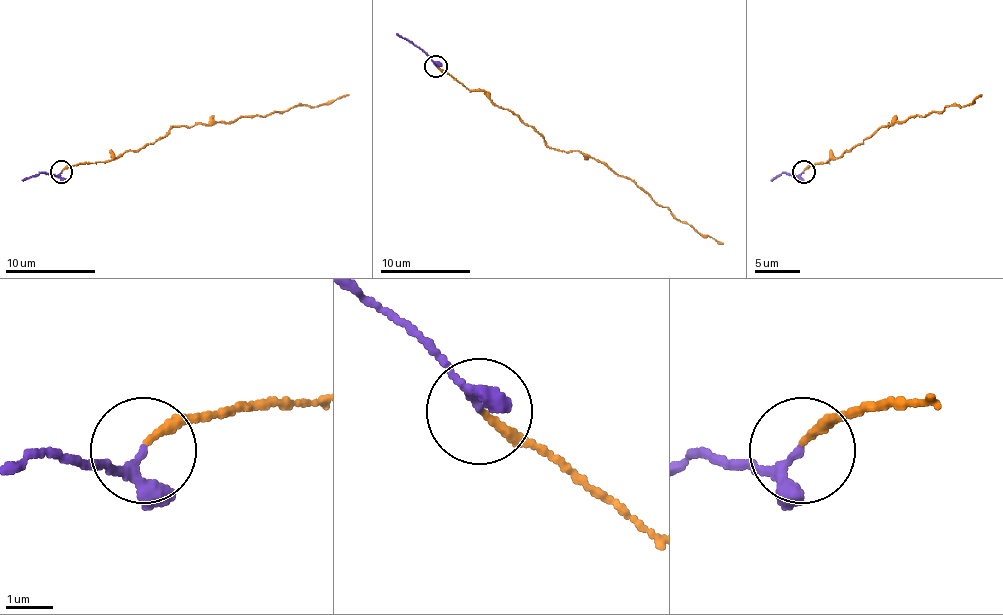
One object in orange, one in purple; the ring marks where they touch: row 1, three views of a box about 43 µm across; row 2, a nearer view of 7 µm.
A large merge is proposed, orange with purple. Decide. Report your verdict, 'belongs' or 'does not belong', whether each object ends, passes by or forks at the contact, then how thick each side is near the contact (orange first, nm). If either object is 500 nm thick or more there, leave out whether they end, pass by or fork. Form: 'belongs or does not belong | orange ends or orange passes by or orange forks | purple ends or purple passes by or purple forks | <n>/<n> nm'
belongs | orange ends | purple passes by | 170/160 nm

